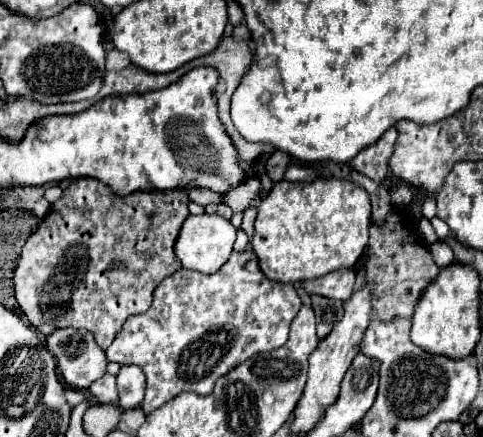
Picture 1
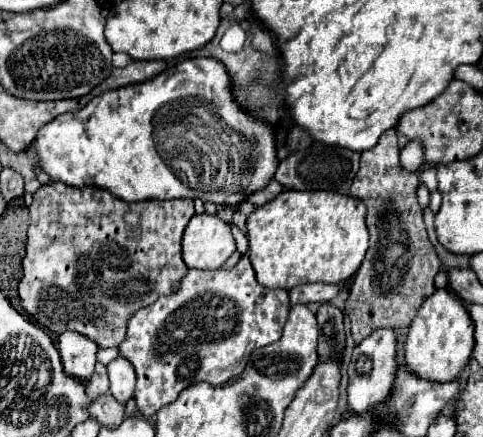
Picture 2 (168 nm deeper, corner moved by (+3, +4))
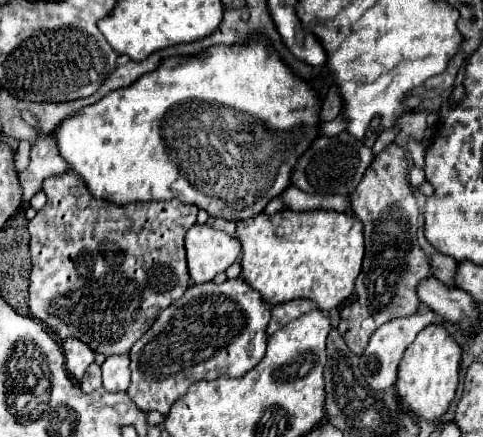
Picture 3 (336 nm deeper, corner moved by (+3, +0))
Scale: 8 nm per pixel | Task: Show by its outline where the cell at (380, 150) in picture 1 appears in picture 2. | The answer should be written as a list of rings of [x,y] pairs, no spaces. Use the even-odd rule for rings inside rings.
[[[395,129],[383,133],[375,147],[361,153],[361,167],[351,183],[349,195],[367,205],[367,227],[371,239],[367,255],[351,281],[349,299],[345,303],[355,343],[361,343],[381,327],[407,329],[423,299],[435,291],[433,277],[441,269],[441,261],[427,239],[415,185],[419,185],[417,175],[401,171]]]

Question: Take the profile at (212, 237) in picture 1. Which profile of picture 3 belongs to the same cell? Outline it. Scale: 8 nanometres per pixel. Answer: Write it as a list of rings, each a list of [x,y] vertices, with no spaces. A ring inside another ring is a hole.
[[[193,225],[185,235],[185,249],[187,249],[187,265],[193,283],[207,283],[213,281],[217,273],[223,273],[233,261],[241,255],[241,243],[235,237],[229,237],[223,231],[217,231],[209,225]]]

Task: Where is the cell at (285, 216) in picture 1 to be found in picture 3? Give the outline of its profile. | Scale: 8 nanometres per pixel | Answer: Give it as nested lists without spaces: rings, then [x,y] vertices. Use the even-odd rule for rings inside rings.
[[[279,211],[273,217],[259,213],[251,219],[237,223],[235,237],[241,243],[241,279],[255,291],[259,291],[261,299],[269,305],[287,303],[293,299],[311,299],[317,303],[321,311],[331,311],[339,307],[355,287],[355,279],[361,271],[363,263],[363,225],[347,215],[337,211]]]

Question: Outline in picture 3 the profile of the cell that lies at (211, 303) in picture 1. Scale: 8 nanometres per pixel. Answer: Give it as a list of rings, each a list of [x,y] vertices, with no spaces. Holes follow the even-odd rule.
[[[239,277],[239,279],[233,279],[233,281],[227,279],[227,281],[221,283],[221,285],[217,285],[217,283],[191,285],[181,299],[177,299],[171,307],[167,307],[163,313],[159,313],[155,325],[131,347],[131,351],[129,351],[129,357],[131,357],[131,385],[129,385],[129,389],[127,389],[127,395],[133,399],[133,403],[135,403],[141,411],[145,411],[145,413],[147,413],[147,411],[159,411],[159,413],[167,415],[169,409],[171,409],[171,405],[187,391],[187,387],[189,387],[191,383],[201,381],[201,379],[217,379],[217,377],[221,377],[221,375],[225,375],[225,377],[243,377],[243,375],[251,369],[251,365],[255,365],[255,363],[259,363],[259,361],[263,359],[265,347],[267,347],[267,333],[265,333],[265,329],[267,329],[267,323],[269,323],[269,317],[271,317],[271,305],[265,305],[265,303],[261,301],[259,293],[257,293],[257,291],[251,291],[251,287],[247,287],[247,285],[243,285],[243,283],[245,283],[245,281],[241,281],[241,277]]]

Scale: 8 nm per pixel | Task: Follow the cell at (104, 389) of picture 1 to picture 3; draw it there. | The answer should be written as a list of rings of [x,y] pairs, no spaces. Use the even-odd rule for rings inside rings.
[[[91,363],[91,367],[87,367],[87,373],[83,375],[83,381],[79,381],[79,385],[85,393],[99,389],[101,387],[101,367],[97,363]]]

